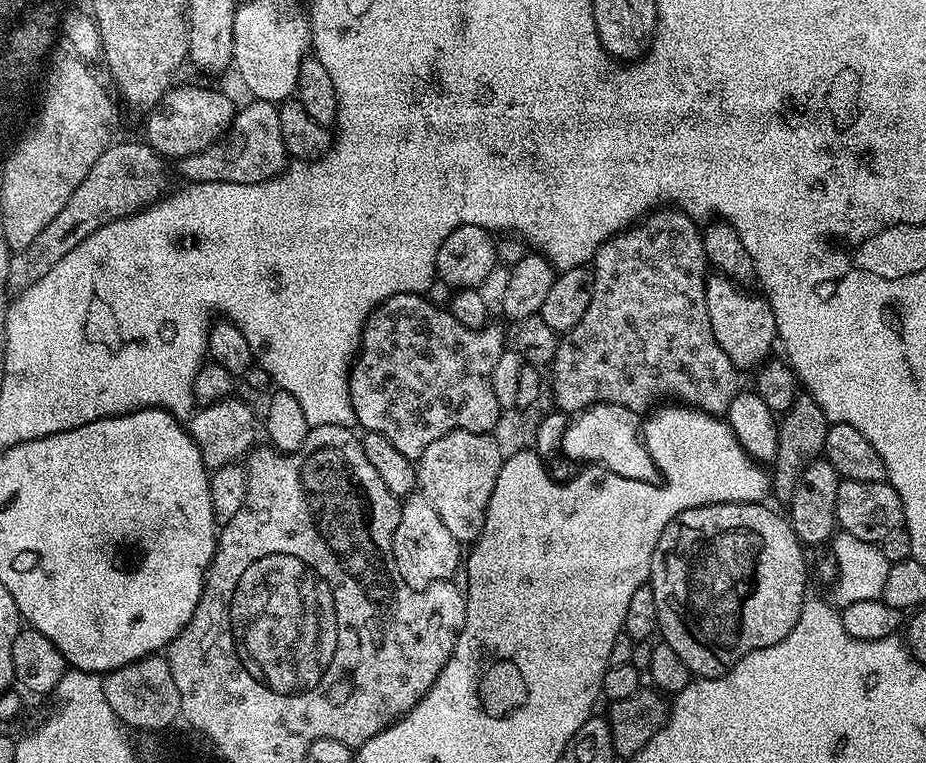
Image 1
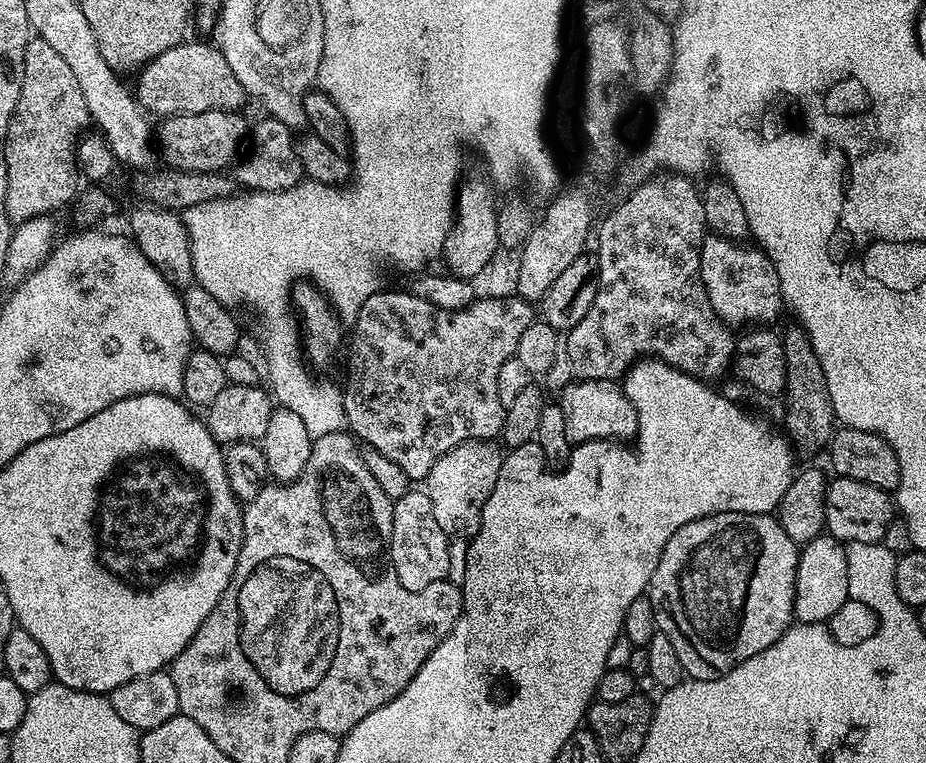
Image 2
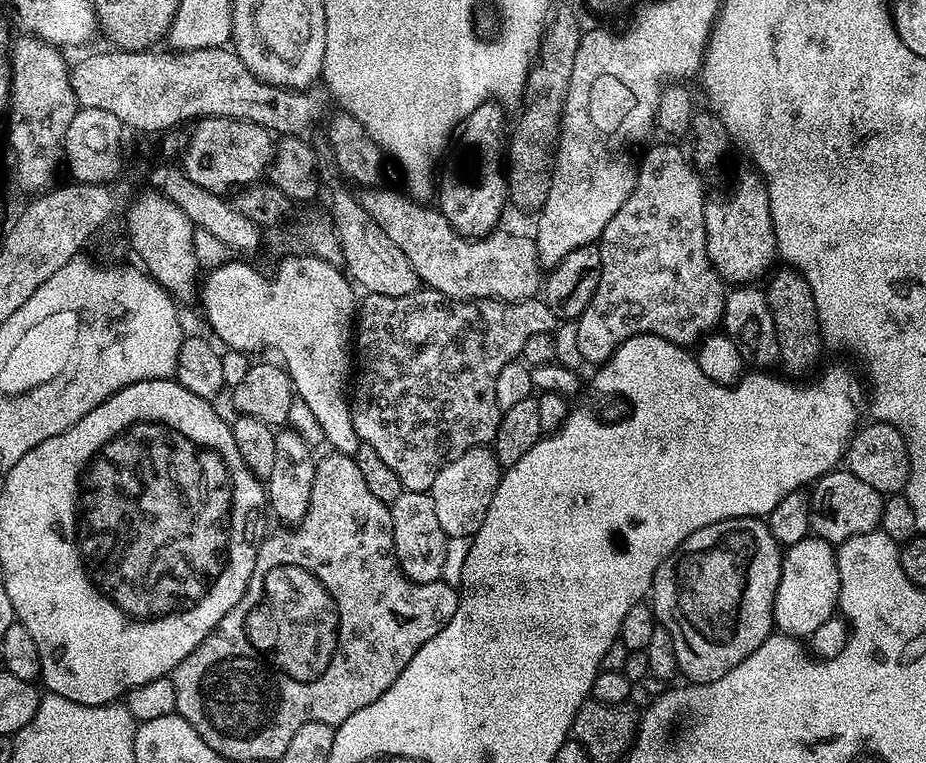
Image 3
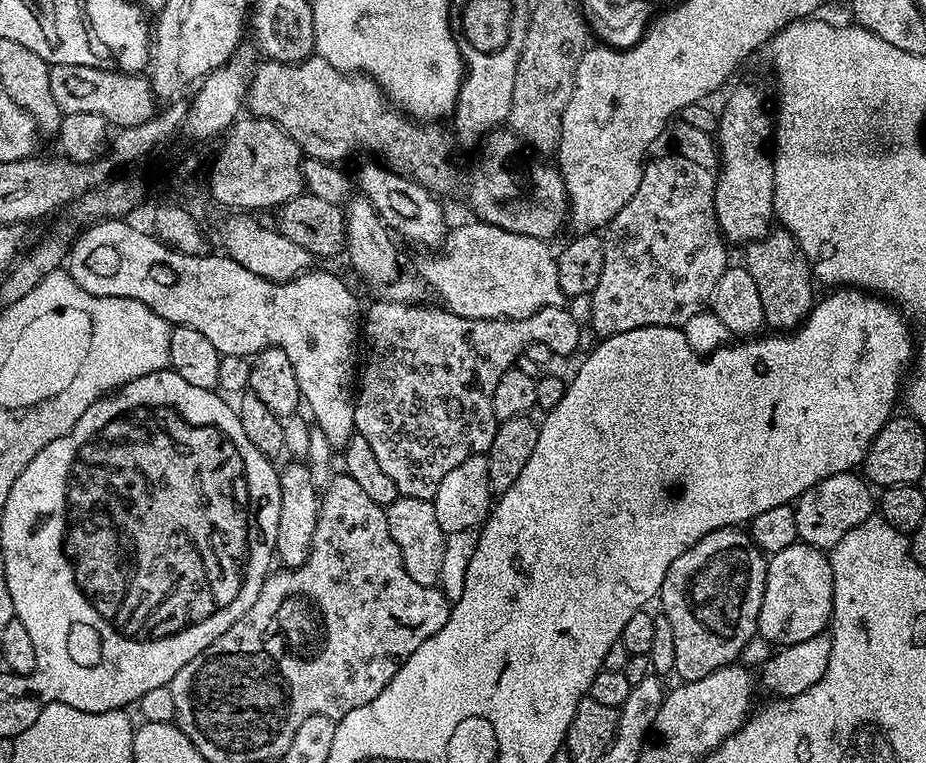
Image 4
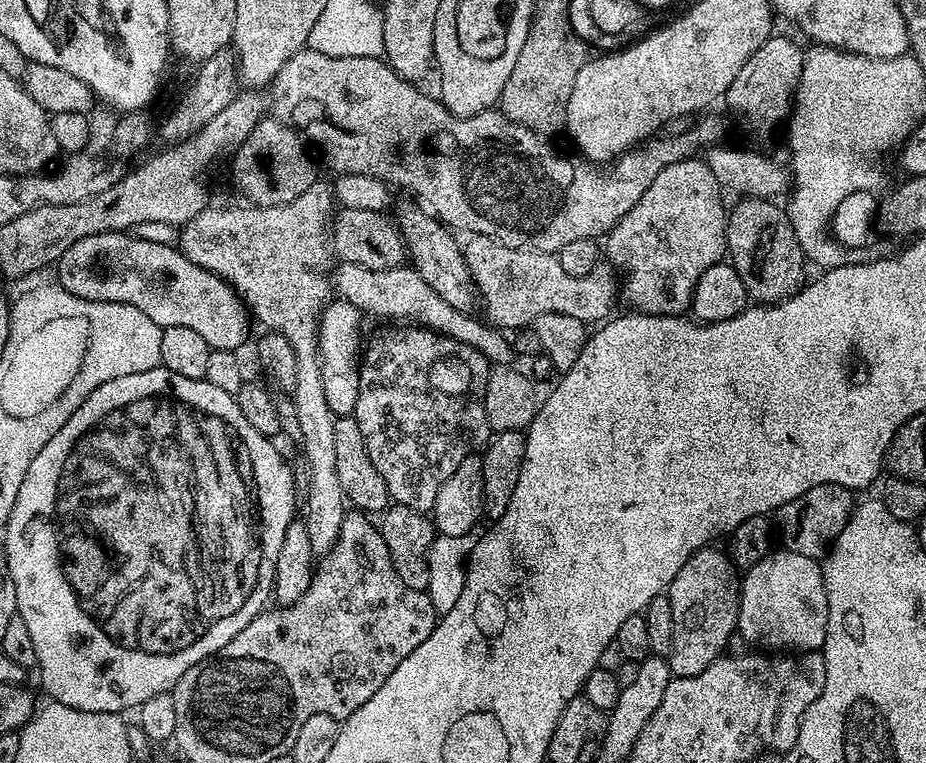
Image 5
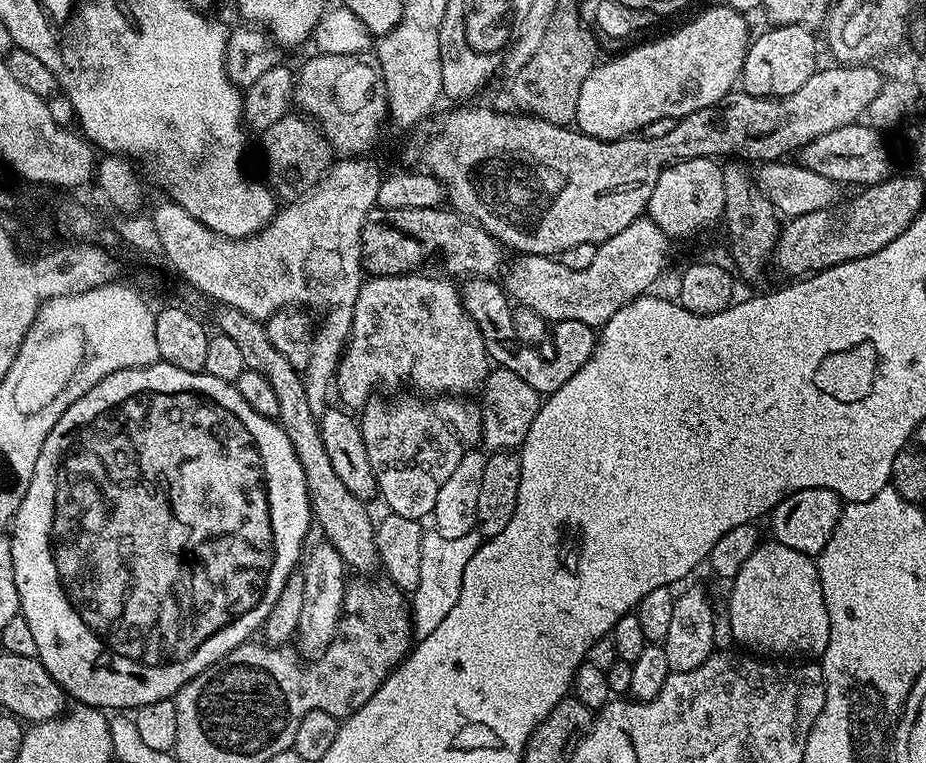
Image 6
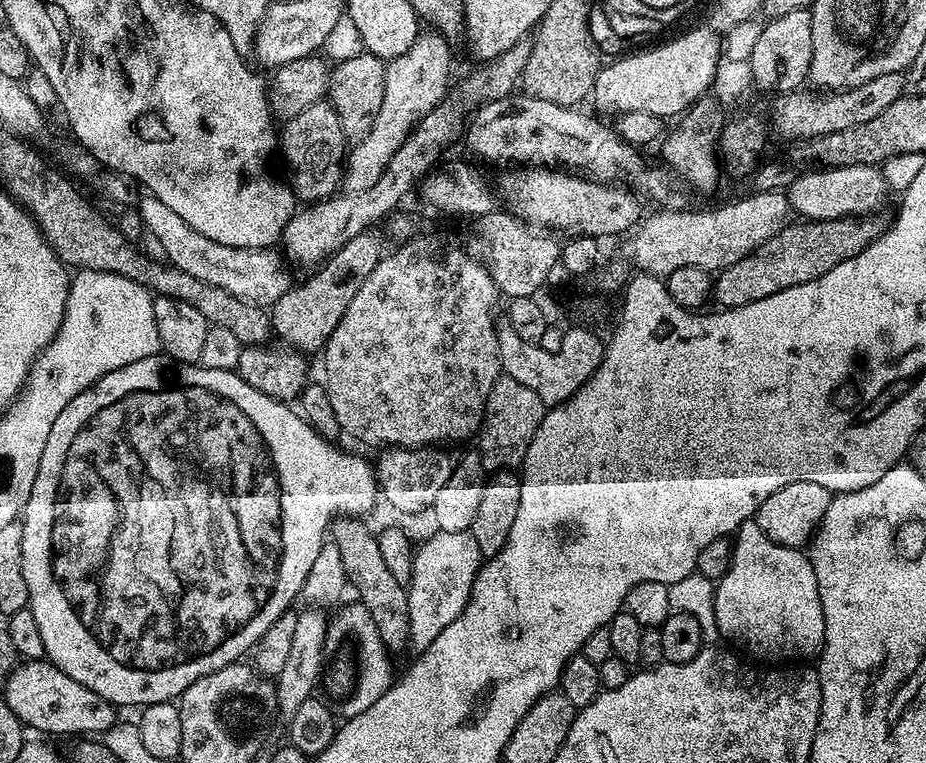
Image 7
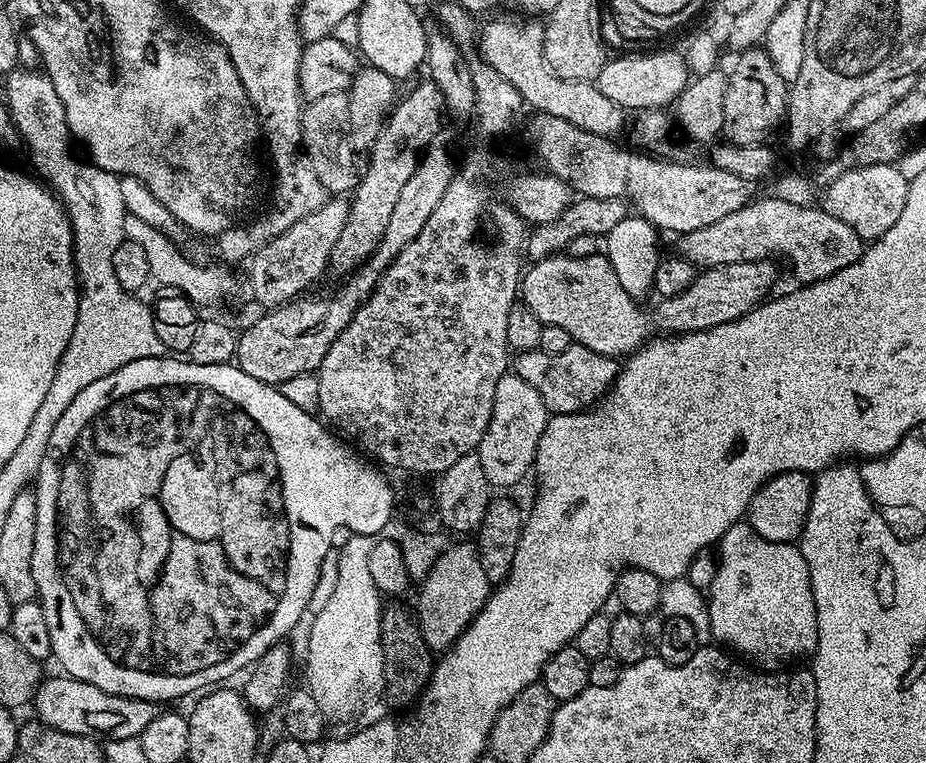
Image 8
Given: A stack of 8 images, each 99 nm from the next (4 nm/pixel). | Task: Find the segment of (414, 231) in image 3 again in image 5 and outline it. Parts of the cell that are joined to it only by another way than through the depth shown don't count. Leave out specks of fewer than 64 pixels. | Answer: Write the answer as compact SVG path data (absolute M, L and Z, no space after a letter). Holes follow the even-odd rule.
M472 236L469 241L464 248L464 258L483 304L485 300L487 319L495 327L524 330L535 325L542 314L562 314L592 326L613 315L616 300L618 304L618 280L607 272L607 267L597 266L590 274L575 276L566 274L559 259L550 252L511 248L488 236Z

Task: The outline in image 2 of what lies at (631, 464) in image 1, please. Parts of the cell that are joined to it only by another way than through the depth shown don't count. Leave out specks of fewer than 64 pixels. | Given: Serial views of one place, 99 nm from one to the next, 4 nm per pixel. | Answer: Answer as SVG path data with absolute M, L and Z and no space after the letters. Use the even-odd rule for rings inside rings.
M580 380L564 392L558 405L565 414L565 436L570 445L585 444L587 440L614 440L628 442L638 430L638 414L625 394L623 387L614 380Z

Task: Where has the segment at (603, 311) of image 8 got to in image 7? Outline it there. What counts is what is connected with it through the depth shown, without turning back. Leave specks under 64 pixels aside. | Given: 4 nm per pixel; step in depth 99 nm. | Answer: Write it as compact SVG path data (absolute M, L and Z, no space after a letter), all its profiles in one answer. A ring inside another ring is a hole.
M880 214L871 216L847 216L837 220L804 220L803 222L789 222L774 238L766 238L762 246L758 246L746 258L734 262L734 266L720 269L715 277L711 299L717 300L720 308L737 308L746 306L746 302L758 302L758 298L770 298L770 294L778 294L778 290L786 290L790 286L802 286L802 282L814 282L814 278L822 278L838 262L846 262L846 258L854 258L854 254L862 254L870 242L877 240L883 234L886 220Z

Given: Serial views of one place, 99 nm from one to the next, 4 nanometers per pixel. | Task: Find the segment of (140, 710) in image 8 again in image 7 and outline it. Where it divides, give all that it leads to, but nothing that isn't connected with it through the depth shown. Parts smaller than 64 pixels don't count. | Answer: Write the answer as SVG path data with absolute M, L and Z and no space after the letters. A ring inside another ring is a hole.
M46 658L17 663L2 686L2 698L10 706L10 710L14 710L14 714L20 719L21 724L27 726L31 731L33 728L36 732L49 732L52 736L92 738L97 734L108 732L118 722L115 705L102 699L100 695L94 694L94 690L86 690L86 686L82 686L82 682L74 682L74 678L70 678L70 674L58 670L58 666L54 666Z

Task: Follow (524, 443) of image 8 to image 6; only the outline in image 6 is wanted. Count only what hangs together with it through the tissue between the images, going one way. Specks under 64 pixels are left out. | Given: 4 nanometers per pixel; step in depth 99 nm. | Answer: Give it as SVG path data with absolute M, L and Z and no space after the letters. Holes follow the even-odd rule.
M493 367L478 396L480 406L480 439L489 453L511 452L519 449L524 443L526 434L530 434L530 426L534 426L534 418L542 403L541 393L534 390L514 374L514 370Z

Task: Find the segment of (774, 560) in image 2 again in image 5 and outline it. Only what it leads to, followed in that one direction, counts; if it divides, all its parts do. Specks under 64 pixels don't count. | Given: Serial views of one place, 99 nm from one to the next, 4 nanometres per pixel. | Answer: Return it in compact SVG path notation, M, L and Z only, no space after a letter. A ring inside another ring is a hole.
M709 546L695 552L686 562L686 566L678 570L674 582L666 593L670 598L670 610L674 610L674 646L666 658L673 677L702 674L706 666L710 666L725 655L727 648L724 647L731 642L732 636L734 640L738 632L736 623L740 609L741 585L742 580L731 555L724 553L723 556L716 546Z

